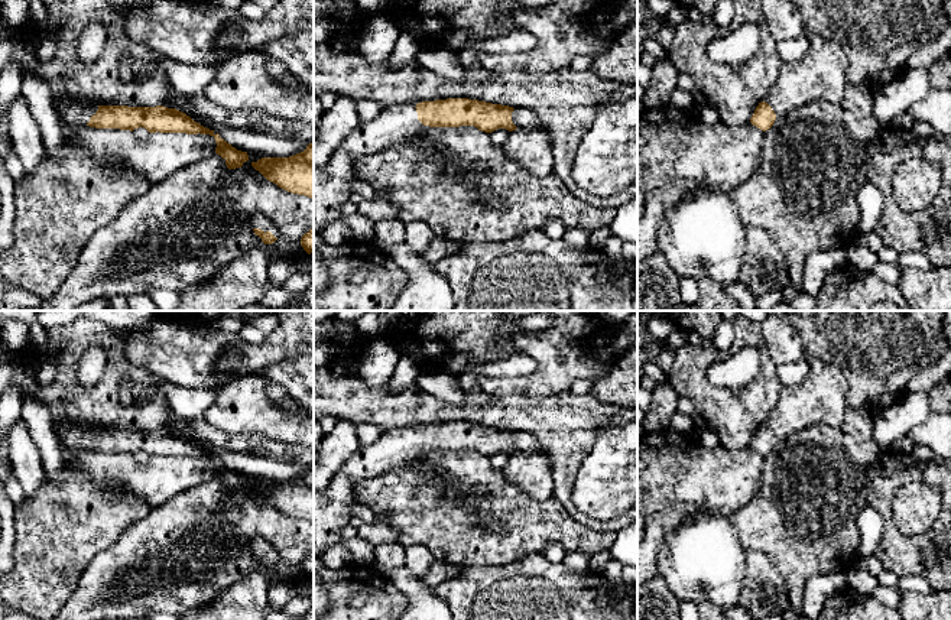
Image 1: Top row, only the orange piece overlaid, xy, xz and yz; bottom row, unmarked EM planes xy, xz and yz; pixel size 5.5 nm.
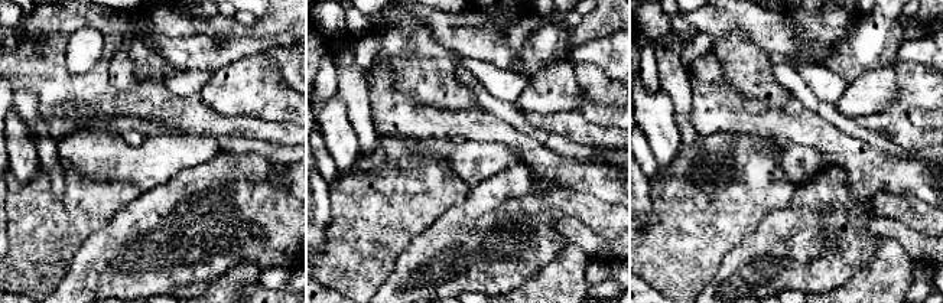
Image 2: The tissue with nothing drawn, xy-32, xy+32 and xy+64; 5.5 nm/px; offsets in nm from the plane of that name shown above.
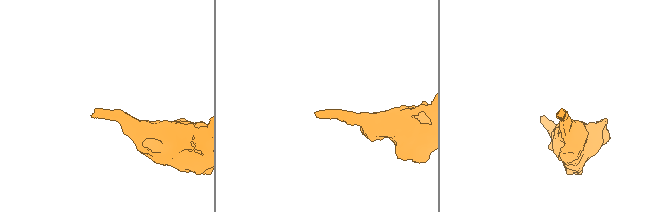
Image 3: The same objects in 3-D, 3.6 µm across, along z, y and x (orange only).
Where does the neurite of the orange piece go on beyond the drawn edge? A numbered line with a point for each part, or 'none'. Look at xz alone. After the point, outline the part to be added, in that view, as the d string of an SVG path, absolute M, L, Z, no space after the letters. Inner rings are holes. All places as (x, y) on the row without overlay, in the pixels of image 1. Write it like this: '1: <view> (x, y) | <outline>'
1: xz (395, 448) | M416 428L383 431L374 444L360 445L325 488L314 490L314 558L343 541L341 528L348 525L350 512L358 504L353 496L357 481L409 467L431 452L418 444Z

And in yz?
1: yz (821, 398) | M809 357L808 376L799 384L780 389L762 425L772 431L776 444L811 425L838 426L847 412L847 393L848 380L838 366Z

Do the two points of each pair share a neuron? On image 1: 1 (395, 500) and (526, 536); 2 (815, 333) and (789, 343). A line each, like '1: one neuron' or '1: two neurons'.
1: one neuron
2: two neurons

